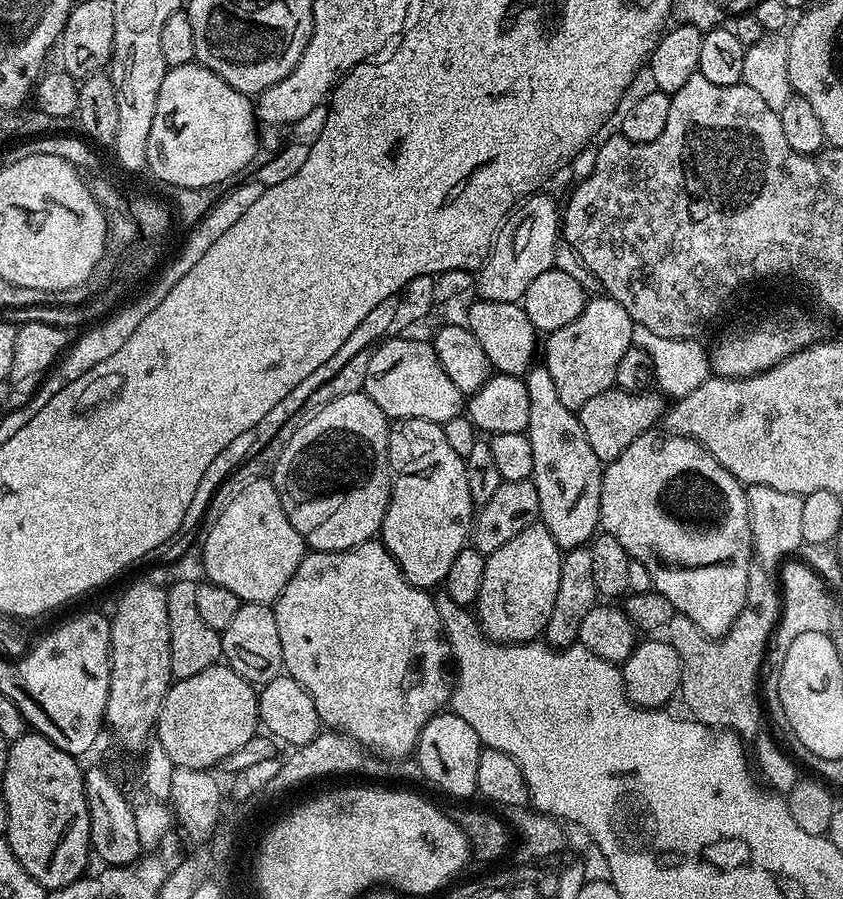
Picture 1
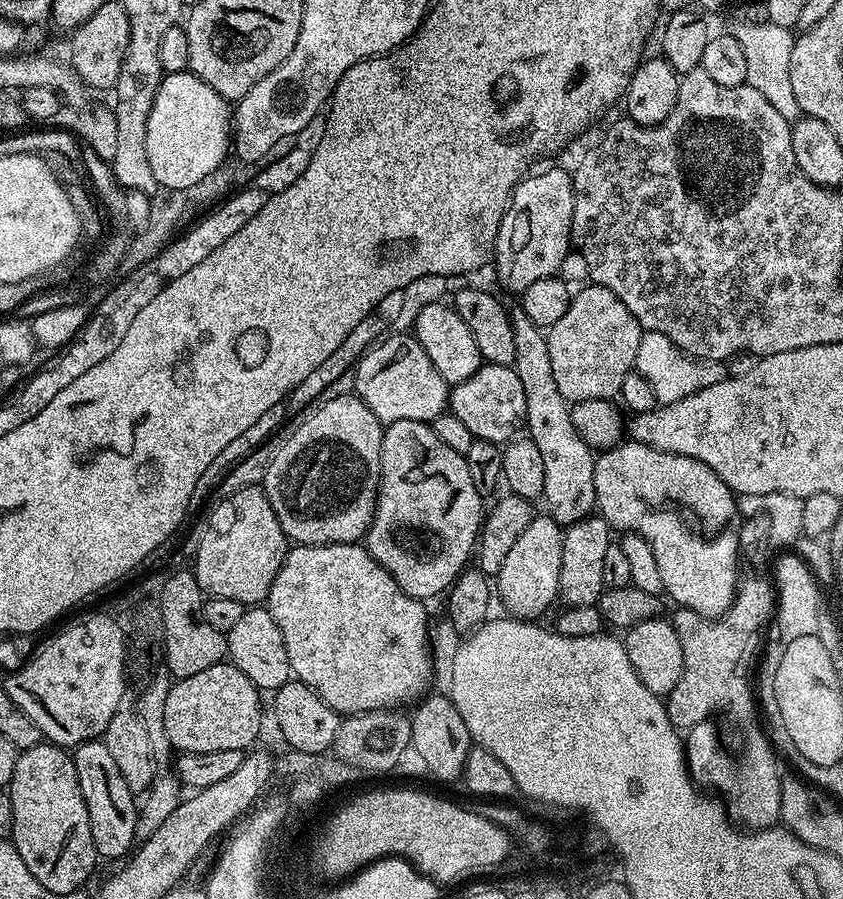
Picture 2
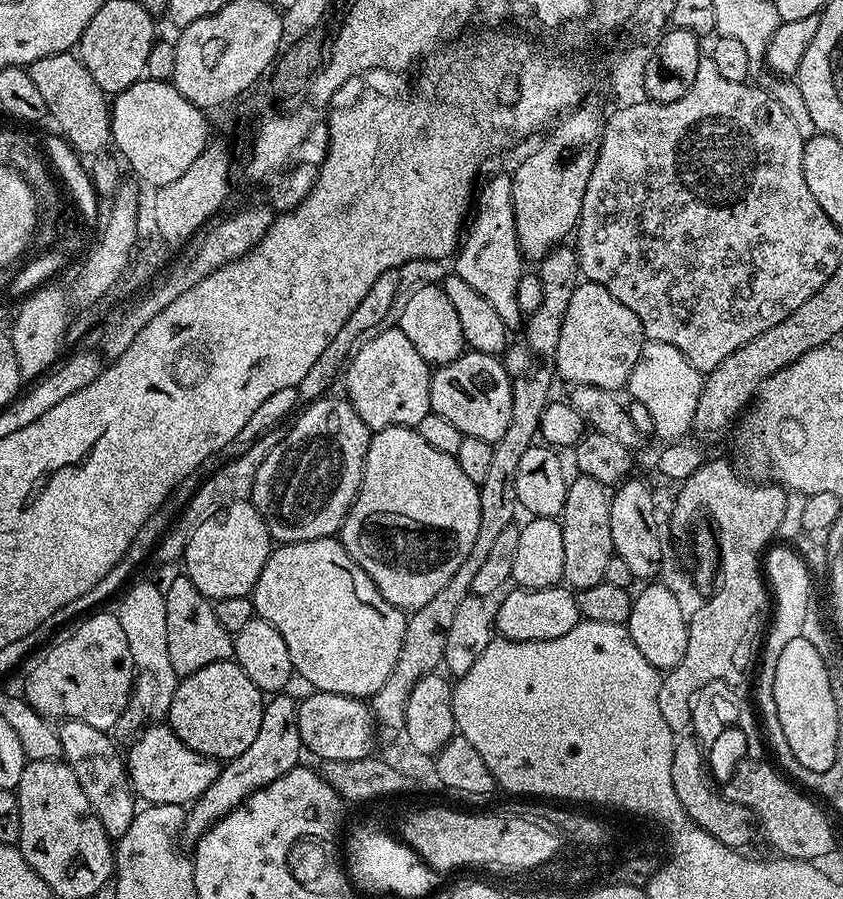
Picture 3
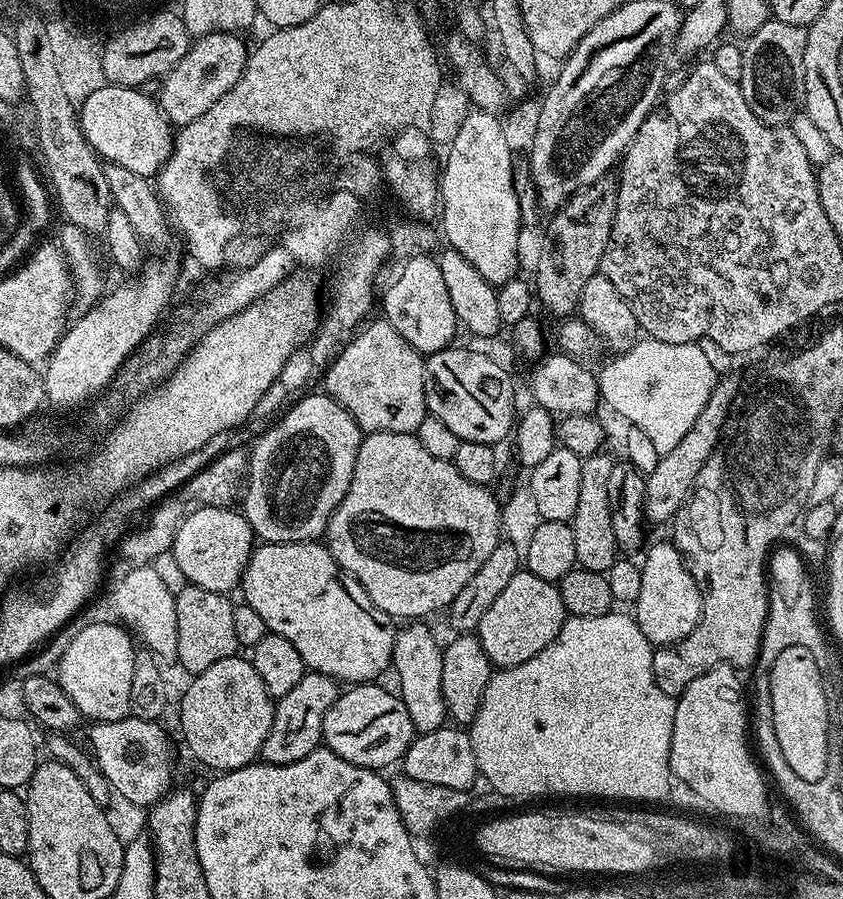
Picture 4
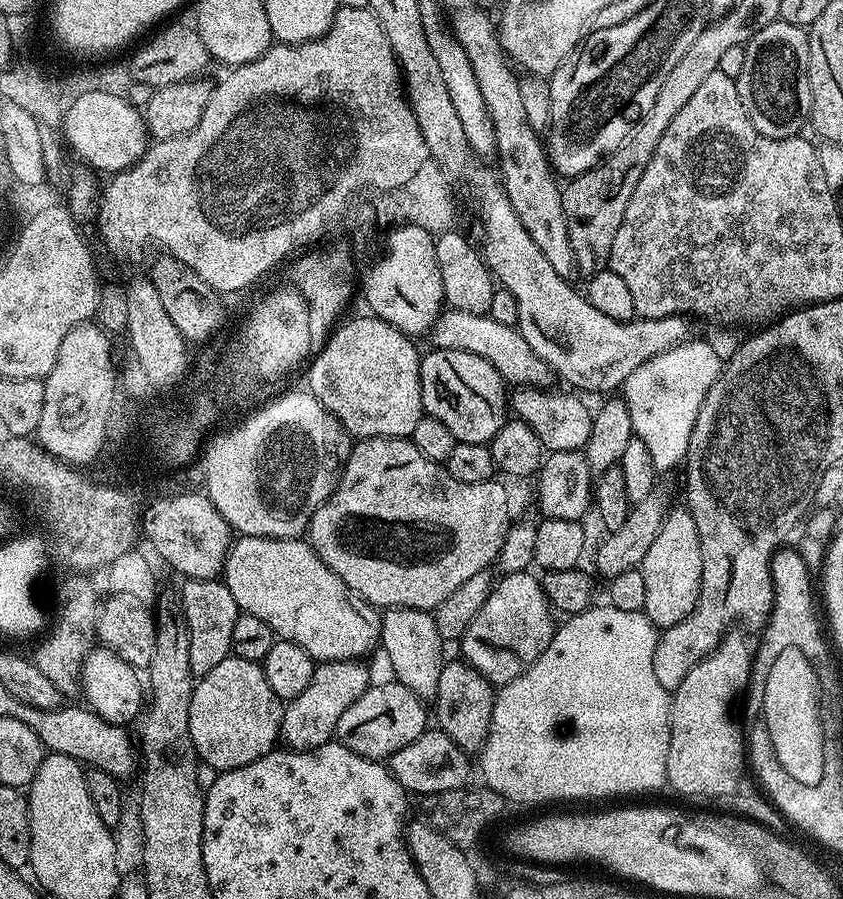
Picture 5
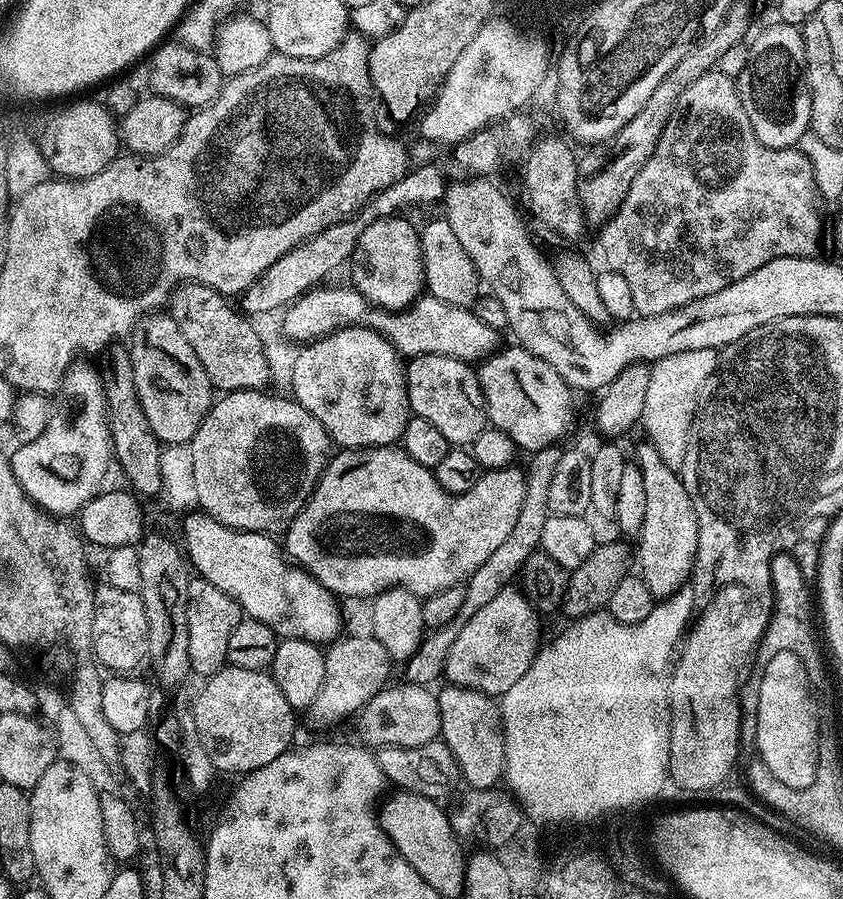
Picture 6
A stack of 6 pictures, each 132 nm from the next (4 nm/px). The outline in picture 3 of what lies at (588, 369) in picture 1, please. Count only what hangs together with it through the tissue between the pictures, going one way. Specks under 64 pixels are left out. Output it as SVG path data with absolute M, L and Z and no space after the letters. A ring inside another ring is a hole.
M587 282L577 283L574 294L570 294L570 306L566 310L566 318L562 318L562 332L558 334L556 376L559 379L569 380L569 385L572 386L585 384L619 393L627 385L645 343L642 322L638 322L638 314L634 314L634 310L622 306L622 302L618 302L618 298L614 298L614 294L610 294L610 290L602 286Z

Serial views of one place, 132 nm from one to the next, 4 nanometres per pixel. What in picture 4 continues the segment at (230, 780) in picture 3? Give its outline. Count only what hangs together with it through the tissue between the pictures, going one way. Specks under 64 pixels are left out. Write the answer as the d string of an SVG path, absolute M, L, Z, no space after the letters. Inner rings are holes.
M305 671L302 682L290 690L290 694L279 697L275 701L274 722L270 726L270 734L266 734L266 742L262 746L260 756L265 764L289 764L306 758L322 744L322 722L326 710L336 701L338 681L321 672Z

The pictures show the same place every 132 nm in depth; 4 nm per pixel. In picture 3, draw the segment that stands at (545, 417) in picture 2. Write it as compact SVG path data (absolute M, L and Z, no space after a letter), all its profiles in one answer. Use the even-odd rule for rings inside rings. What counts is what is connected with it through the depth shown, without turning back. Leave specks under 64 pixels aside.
M492 176L481 183L474 200L474 211L466 224L466 231L455 253L454 275L462 278L473 290L478 290L490 306L494 306L498 318L510 330L521 327L522 313L518 306L518 282L526 271L526 260L516 237L514 206L512 205L512 177Z

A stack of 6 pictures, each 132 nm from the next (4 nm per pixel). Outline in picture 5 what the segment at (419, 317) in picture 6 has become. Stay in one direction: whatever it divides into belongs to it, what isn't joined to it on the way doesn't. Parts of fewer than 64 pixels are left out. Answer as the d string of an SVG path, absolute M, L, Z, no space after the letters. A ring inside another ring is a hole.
M448 308L441 311L440 316L430 329L432 348L446 350L466 350L466 354L478 354L478 358L486 358L500 377L512 386L544 386L549 383L550 369L534 350L530 350L530 342L522 338L519 328L502 326L502 322L494 322L489 316L466 314L466 310Z

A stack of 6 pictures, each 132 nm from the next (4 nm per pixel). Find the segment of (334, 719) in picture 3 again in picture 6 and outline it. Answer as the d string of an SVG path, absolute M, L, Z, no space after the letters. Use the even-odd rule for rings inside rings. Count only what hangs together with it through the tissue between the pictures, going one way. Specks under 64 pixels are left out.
M403 682L394 684L385 686L368 703L363 713L365 716L360 724L360 732L369 740L367 743L376 748L390 746L413 748L437 739L440 736L440 707L436 701L437 693L431 687L422 684Z

